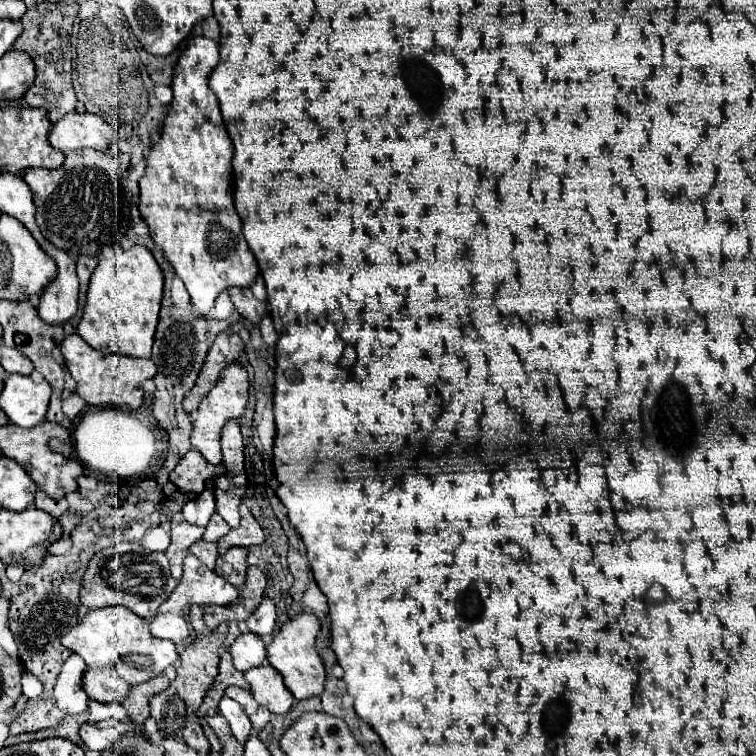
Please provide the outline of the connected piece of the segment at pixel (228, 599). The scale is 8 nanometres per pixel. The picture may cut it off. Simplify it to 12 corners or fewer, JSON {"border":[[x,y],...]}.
{"border":[[192,553],[150,621],[154,637],[190,645],[190,605],[228,605],[238,589]]}

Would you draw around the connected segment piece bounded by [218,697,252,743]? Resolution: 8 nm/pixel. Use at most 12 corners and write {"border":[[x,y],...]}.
{"border":[[222,697],[218,711],[228,719],[232,735],[244,743],[252,723],[244,709]]}

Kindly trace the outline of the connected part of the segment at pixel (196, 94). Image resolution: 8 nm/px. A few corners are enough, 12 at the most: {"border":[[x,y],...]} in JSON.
{"border":[[192,37],[138,209],[206,315],[258,275],[232,141]]}

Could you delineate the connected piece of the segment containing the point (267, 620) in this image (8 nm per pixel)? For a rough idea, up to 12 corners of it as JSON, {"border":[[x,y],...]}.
{"border":[[264,597],[246,625],[256,635],[272,635],[276,605]]}

